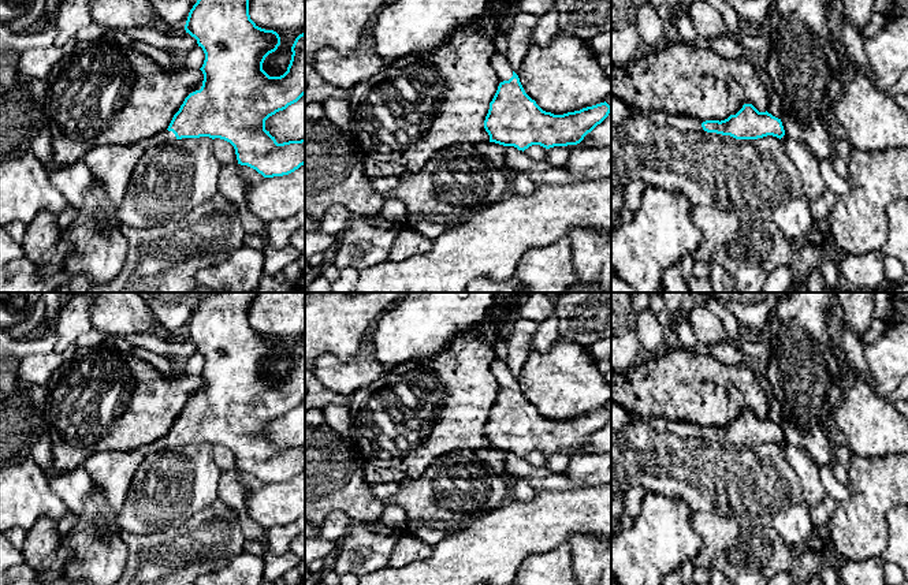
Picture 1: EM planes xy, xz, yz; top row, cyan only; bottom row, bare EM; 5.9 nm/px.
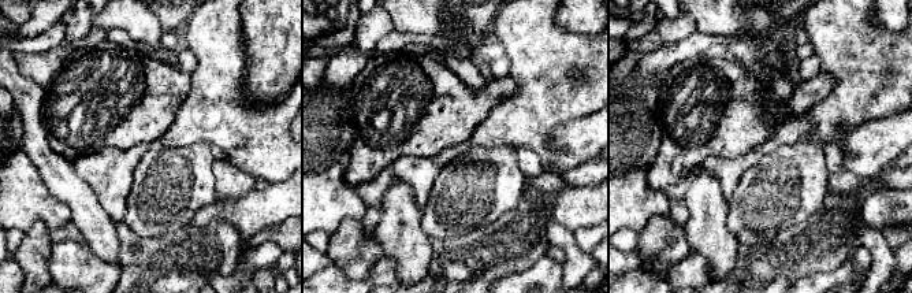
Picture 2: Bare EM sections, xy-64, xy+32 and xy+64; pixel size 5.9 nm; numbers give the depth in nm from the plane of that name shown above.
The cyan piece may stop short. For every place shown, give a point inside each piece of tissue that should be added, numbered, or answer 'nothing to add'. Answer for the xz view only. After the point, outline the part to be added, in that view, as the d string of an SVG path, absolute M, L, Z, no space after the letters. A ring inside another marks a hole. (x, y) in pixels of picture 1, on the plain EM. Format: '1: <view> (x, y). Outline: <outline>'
1: xz (499, 368). Outline: M496 357L492 361L492 373L496 377L496 380L499 381L500 388L510 385L510 377L507 375L507 369L509 368L507 368L505 359L500 359Z

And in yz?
1: yz (681, 428). Outline: M686 421L669 422L667 431L676 433L680 437L700 437L703 435L702 428L697 424Z

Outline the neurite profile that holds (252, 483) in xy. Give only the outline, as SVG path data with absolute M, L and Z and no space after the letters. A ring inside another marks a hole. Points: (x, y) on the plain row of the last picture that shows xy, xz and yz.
M239 470L238 478L245 485L248 492L253 492L256 489L260 489L264 485L264 482L261 480L258 480L256 476L253 476L248 472Z

